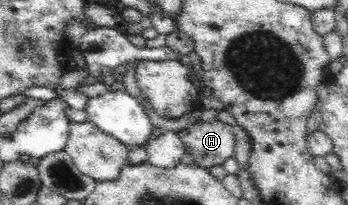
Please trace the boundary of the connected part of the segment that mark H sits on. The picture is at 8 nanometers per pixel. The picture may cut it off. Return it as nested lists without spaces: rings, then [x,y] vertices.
[[[195,119],[177,132],[185,153],[191,154],[200,167],[219,166],[235,154],[235,136],[231,126],[219,119]]]

